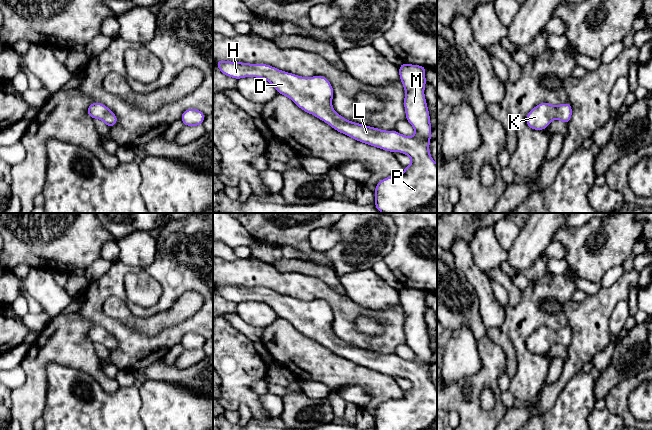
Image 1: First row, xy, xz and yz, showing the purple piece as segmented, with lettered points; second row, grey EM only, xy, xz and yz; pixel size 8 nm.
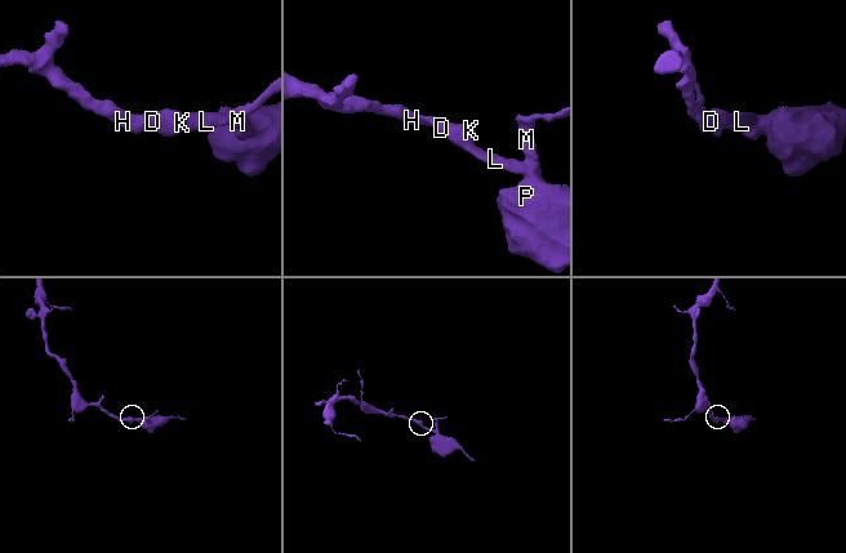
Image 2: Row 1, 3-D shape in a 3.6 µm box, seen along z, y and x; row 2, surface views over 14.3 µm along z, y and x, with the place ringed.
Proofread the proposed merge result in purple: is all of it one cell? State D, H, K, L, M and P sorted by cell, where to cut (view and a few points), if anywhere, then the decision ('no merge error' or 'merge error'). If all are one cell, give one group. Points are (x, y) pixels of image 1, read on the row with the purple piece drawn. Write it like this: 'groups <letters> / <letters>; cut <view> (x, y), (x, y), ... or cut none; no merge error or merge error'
groups D H K L M P; cut none; no merge error

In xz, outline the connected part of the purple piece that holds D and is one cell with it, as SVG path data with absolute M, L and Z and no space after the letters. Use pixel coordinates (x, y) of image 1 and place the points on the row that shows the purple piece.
M216 60L219 71L237 80L244 77L257 77L267 80L277 90L278 94L290 98L303 111L312 114L326 122L336 131L343 133L359 142L389 152L401 152L408 155L412 162L404 167L402 175L382 179L375 186L375 207L381 213L437 213L437 164L429 153L430 134L432 126L424 96L426 85L426 67L402 63L399 66L400 81L405 89L404 108L406 120L415 129L415 135L408 137L395 130L385 131L346 120L332 108L334 91L330 81L324 76L301 77L281 71L267 64L250 64Z

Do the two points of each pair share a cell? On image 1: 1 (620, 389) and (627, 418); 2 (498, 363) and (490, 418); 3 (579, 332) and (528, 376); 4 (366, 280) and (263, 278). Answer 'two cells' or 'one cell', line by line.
1: one cell
2: one cell
3: two cells
4: two cells

